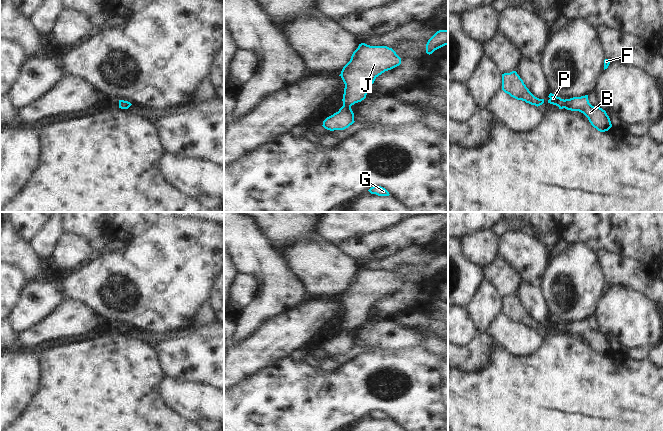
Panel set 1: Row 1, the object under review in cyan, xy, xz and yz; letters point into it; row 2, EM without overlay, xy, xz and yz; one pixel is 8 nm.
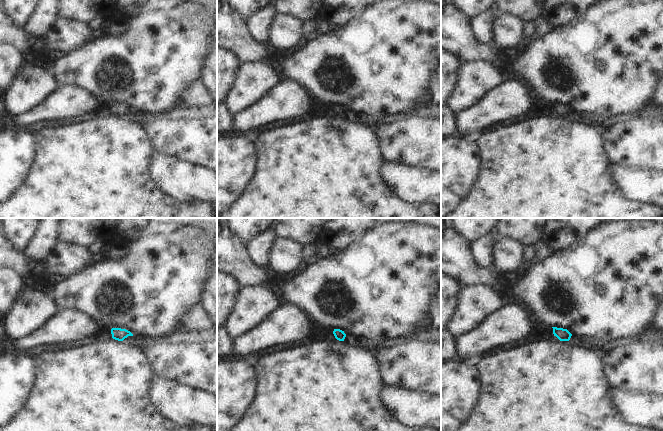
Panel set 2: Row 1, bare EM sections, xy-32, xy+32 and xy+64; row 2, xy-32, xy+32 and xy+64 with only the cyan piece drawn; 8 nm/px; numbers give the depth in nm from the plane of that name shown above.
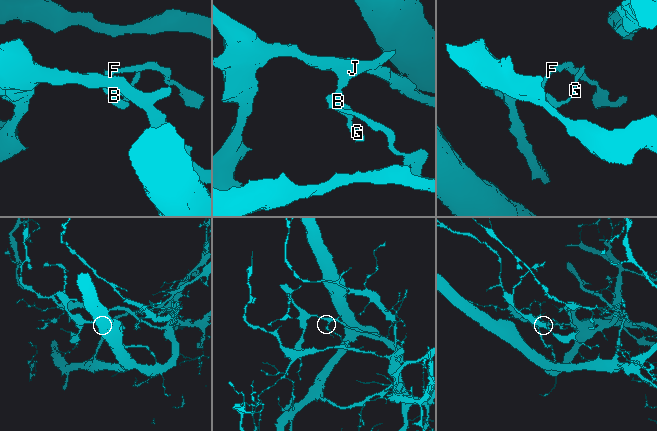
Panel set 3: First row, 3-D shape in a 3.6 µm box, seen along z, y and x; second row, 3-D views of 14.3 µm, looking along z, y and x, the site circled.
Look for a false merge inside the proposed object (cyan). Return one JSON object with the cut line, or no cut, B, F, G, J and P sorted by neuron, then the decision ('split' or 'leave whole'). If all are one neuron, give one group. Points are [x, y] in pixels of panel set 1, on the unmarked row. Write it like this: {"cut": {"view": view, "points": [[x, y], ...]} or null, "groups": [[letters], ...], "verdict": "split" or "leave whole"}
{"cut": null, "groups": [["B", "F", "G", "J", "P"]], "verdict": "leave whole"}

